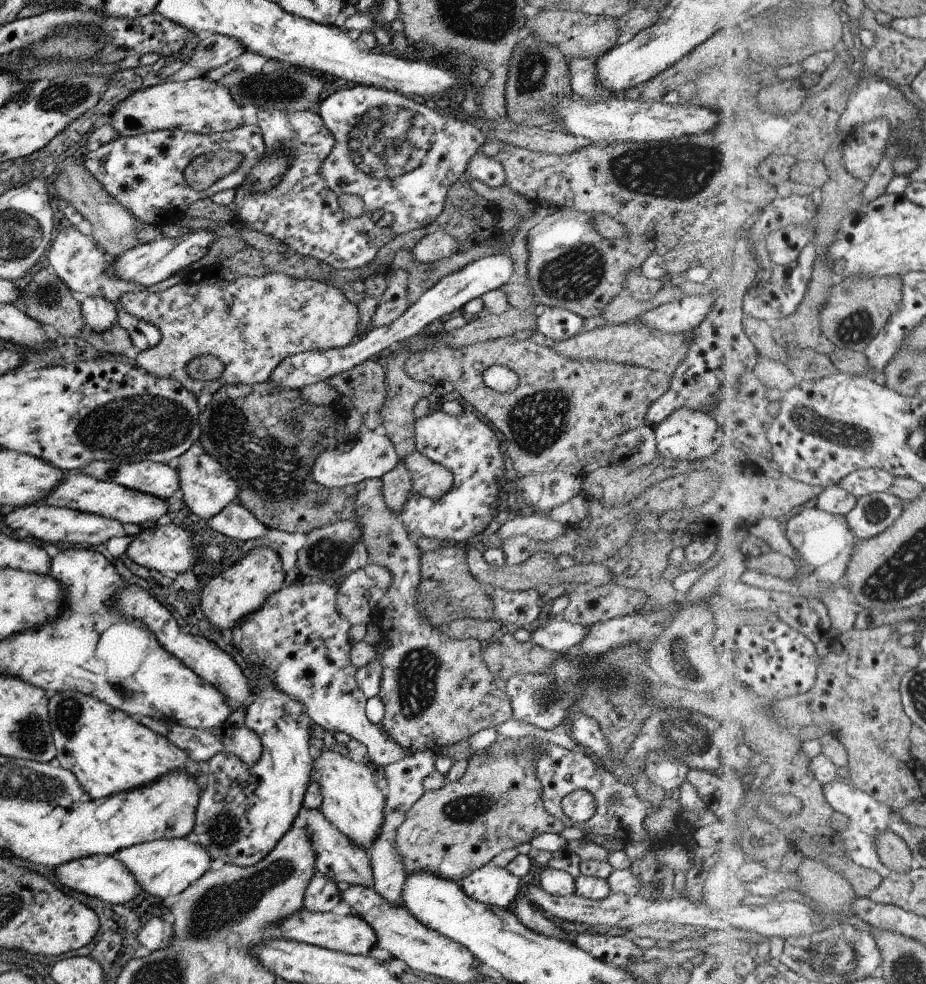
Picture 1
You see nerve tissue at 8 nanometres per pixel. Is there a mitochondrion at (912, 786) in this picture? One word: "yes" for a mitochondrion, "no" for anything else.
no

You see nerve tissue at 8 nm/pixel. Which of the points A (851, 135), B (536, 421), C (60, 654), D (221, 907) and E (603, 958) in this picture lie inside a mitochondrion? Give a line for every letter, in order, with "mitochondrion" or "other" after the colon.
A: other
B: mitochondrion
C: other
D: mitochondrion
E: other

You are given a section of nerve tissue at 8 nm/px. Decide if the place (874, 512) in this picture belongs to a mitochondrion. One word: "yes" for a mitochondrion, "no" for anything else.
yes

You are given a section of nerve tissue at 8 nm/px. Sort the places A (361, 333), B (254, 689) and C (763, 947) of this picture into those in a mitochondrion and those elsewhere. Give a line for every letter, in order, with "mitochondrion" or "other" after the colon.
A: other
B: other
C: other

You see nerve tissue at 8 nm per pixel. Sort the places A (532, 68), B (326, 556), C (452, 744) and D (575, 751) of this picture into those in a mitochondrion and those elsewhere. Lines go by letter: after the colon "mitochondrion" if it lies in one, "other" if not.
A: mitochondrion
B: mitochondrion
C: other
D: other

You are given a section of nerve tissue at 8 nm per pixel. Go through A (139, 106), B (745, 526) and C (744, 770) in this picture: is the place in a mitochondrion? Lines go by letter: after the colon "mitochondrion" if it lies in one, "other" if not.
A: other
B: other
C: other

